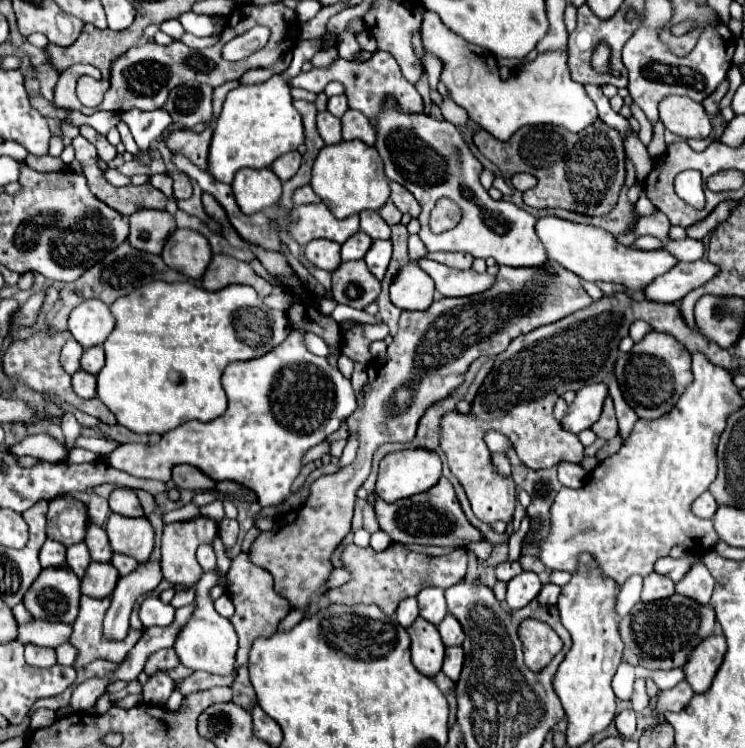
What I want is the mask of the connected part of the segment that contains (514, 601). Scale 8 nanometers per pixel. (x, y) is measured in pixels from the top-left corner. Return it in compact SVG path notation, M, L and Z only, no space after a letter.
M521 573L507 583L507 605L511 609L521 609L529 605L541 591L541 581L535 573Z

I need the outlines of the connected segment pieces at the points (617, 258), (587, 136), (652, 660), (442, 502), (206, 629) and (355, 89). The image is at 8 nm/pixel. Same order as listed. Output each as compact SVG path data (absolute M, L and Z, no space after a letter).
M541 217L537 219L537 235L545 245L545 251L551 261L557 261L565 269L577 273L585 281L611 281L627 287L629 291L645 291L645 287L659 275L667 273L679 261L671 257L669 251L641 251L637 247L619 245L611 233L601 227L571 223L559 217Z
M603 121L589 125L581 133L571 133L557 125L521 127L507 143L499 143L485 131L477 131L473 143L493 165L497 165L503 179L511 179L515 173L537 177L535 189L529 189L523 195L523 201L529 207L559 207L587 217L601 217L617 205L619 191L625 183L623 139Z
M671 595L669 599L643 603L639 601L619 625L621 639L625 643L623 661L637 667L647 667L651 671L657 669L675 669L683 667L693 647L713 633L715 611L711 605L699 605L683 595Z
M441 477L435 487L425 493L399 499L395 503L375 501L375 515L379 529L385 531L395 543L403 545L439 545L439 547L465 547L471 541L481 541L481 533L467 521L461 505L453 493L451 483Z
M217 537L217 541L213 539L213 549L217 553L217 569L211 573L203 573L203 577L199 579L199 583L195 587L197 589L195 611L193 611L191 619L185 623L185 629L181 629L181 633L177 633L177 641L173 643L173 649L181 661L181 665L185 665L193 671L209 671L209 673L217 673L217 675L229 675L229 673L233 673L237 635L235 635L231 621L221 617L215 611L213 601L209 597L209 589L213 589L219 583L219 575L225 575L229 571L231 559L225 555L225 547L219 537Z
M375 51L373 57L365 63L353 63L353 61L345 61L345 59L337 59L331 67L327 69L311 69L307 73L299 73L297 77L291 79L291 87L301 87L301 89L307 89L307 91L313 91L313 93L321 93L325 89L327 83L331 81L339 81L343 83L345 87L345 95L349 99L349 107L351 109L357 109L361 111L363 115L367 115L371 121L377 119L381 107L383 107L383 101L387 95L395 95L401 103L403 109L407 111L415 111L415 113L421 113L423 111L423 101L421 101L421 95L417 93L417 89L403 77L397 61L389 55L389 53L383 53L383 51Z

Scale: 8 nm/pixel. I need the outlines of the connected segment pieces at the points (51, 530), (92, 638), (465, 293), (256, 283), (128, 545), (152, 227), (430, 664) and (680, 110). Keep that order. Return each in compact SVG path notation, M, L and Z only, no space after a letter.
M57 497L47 511L47 537L65 547L81 543L87 531L87 509L73 497Z
M87 595L81 597L79 617L73 623L73 635L71 635L71 643L79 649L79 657L73 665L75 669L81 669L95 659L121 663L141 639L143 631L129 629L123 641L105 641L103 617L109 609L109 603L111 603L111 597L105 597L105 599L93 599Z
M419 259L417 261L425 273L431 275L435 281L435 289L443 297L469 297L477 295L485 289L491 289L495 283L495 277L489 273L475 273L475 271L459 271L445 267L431 259Z
M213 255L205 275L203 275L203 287L207 291L219 291L227 285L233 285L233 283L239 283L239 285L251 285L259 297L267 297L271 295L273 291L273 285L269 281L265 281L263 277L259 277L249 263L243 263L243 261L237 261L235 257L229 257L229 255Z
M111 513L107 521L107 535L113 551L135 557L139 563L147 561L153 551L153 527L147 517L121 517Z
M137 211L129 217L131 233L129 243L135 249L155 253L159 255L163 251L163 245L167 237L175 231L175 219L167 211Z
M417 617L407 629L411 635L411 661L415 669L427 677L435 677L443 665L445 645L433 623Z
M665 97L659 103L659 117L671 133L685 139L707 139L711 133L711 117L701 103L695 103L689 97Z

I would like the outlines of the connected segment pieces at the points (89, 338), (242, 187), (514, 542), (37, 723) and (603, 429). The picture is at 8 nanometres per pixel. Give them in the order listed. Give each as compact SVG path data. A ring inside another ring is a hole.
M97 299L83 301L69 315L69 331L73 339L79 341L85 349L103 345L103 341L113 331L113 327L115 327L115 319L109 307Z
M241 169L233 181L233 193L237 205L245 215L253 215L269 205L275 205L281 197L281 181L269 169Z
M525 517L521 521L521 527L509 537L509 557L507 557L509 563L513 563L513 561L517 561L521 557L521 543L523 543L523 539L527 535L527 529L529 529L529 517Z
M37 709L33 715L31 715L31 731L39 729L39 727L51 727L55 723L57 715L55 711L49 711L49 709Z
M611 397L605 399L605 405L603 405L603 413L601 413L601 419L591 427L591 431L601 437L601 439L613 439L619 429L617 429L617 419L615 419L615 409L613 409L613 401Z

